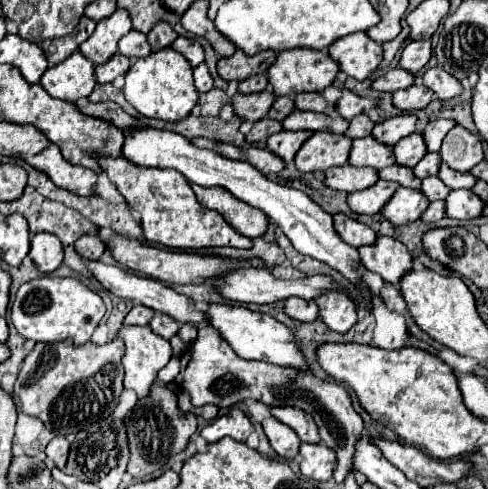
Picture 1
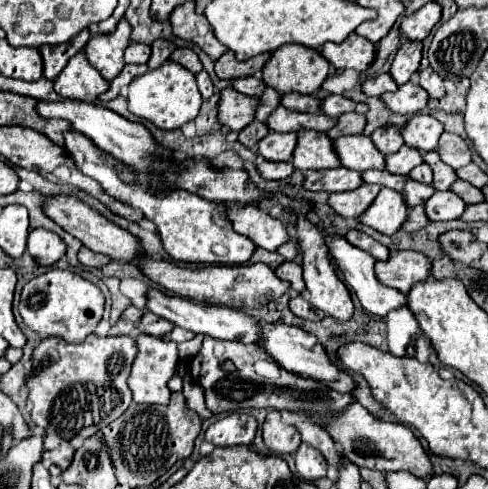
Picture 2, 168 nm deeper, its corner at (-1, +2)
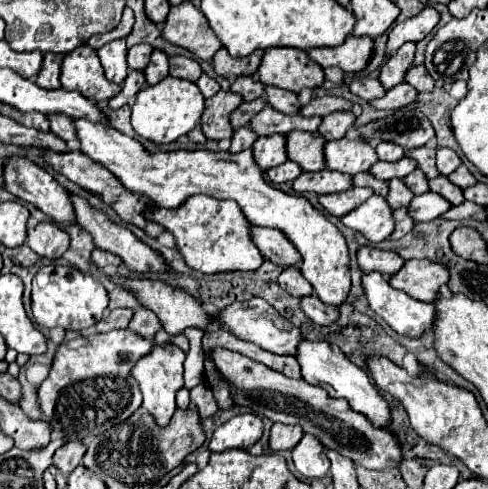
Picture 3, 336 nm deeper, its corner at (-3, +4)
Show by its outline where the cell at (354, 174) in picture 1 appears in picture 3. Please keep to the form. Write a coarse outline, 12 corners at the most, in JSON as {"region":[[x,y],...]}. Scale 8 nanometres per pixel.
{"region":[[339,171],[301,173],[297,193],[317,195],[351,189],[351,175]]}

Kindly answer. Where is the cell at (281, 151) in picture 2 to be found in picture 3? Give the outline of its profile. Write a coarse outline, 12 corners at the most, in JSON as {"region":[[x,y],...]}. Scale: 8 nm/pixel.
{"region":[[285,135],[255,141],[253,157],[261,171],[287,161]]}

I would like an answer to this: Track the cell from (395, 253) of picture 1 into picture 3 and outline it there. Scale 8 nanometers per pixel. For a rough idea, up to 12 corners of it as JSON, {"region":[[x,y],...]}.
{"region":[[409,259],[389,285],[431,303],[449,271]]}

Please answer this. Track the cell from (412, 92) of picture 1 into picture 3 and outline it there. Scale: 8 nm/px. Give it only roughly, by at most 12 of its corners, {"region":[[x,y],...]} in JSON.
{"region":[[405,81],[385,97],[371,101],[377,109],[401,109],[417,99]]}

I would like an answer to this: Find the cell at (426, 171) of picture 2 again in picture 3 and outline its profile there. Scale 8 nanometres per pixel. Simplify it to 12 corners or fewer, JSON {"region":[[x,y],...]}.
{"region":[[421,169],[405,177],[405,185],[421,195],[429,191],[427,177]]}

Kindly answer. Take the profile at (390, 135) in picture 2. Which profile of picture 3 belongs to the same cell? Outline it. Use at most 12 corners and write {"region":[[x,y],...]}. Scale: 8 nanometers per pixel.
{"region":[[379,143],[377,155],[383,161],[399,161],[405,151],[397,143]]}

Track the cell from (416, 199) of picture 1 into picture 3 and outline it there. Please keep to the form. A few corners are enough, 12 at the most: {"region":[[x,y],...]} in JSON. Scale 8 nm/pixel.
{"region":[[371,195],[341,217],[371,243],[385,241],[395,227],[393,209]]}

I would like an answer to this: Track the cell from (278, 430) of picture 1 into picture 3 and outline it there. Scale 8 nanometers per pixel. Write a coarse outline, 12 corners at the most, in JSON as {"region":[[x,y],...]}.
{"region":[[275,423],[269,433],[271,451],[293,449],[303,437],[299,425]]}

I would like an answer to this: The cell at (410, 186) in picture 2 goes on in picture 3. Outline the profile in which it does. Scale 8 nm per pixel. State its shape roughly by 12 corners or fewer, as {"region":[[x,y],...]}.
{"region":[[403,179],[389,181],[387,203],[393,209],[407,207],[413,191]]}

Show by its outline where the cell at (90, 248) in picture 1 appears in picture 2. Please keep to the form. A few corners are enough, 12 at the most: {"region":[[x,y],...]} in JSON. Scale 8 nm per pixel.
{"region":[[83,247],[79,263],[87,267],[103,267],[111,257]]}

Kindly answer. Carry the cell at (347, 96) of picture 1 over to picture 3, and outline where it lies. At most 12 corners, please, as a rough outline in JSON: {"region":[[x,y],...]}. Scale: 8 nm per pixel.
{"region":[[335,95],[315,97],[301,107],[305,117],[325,117],[351,109],[353,103]]}

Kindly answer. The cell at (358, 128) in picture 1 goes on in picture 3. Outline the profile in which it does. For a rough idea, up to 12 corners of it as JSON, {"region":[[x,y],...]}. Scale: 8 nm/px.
{"region":[[335,111],[323,117],[319,133],[343,139],[357,117],[351,111]]}

